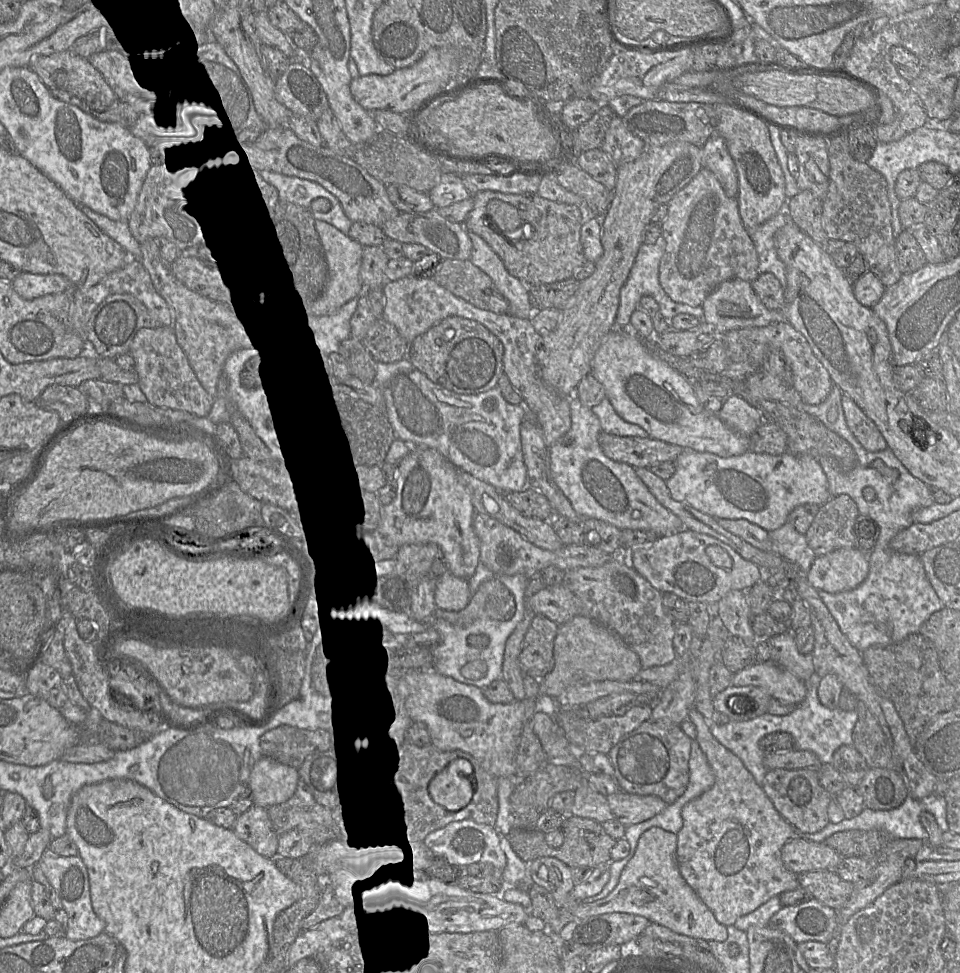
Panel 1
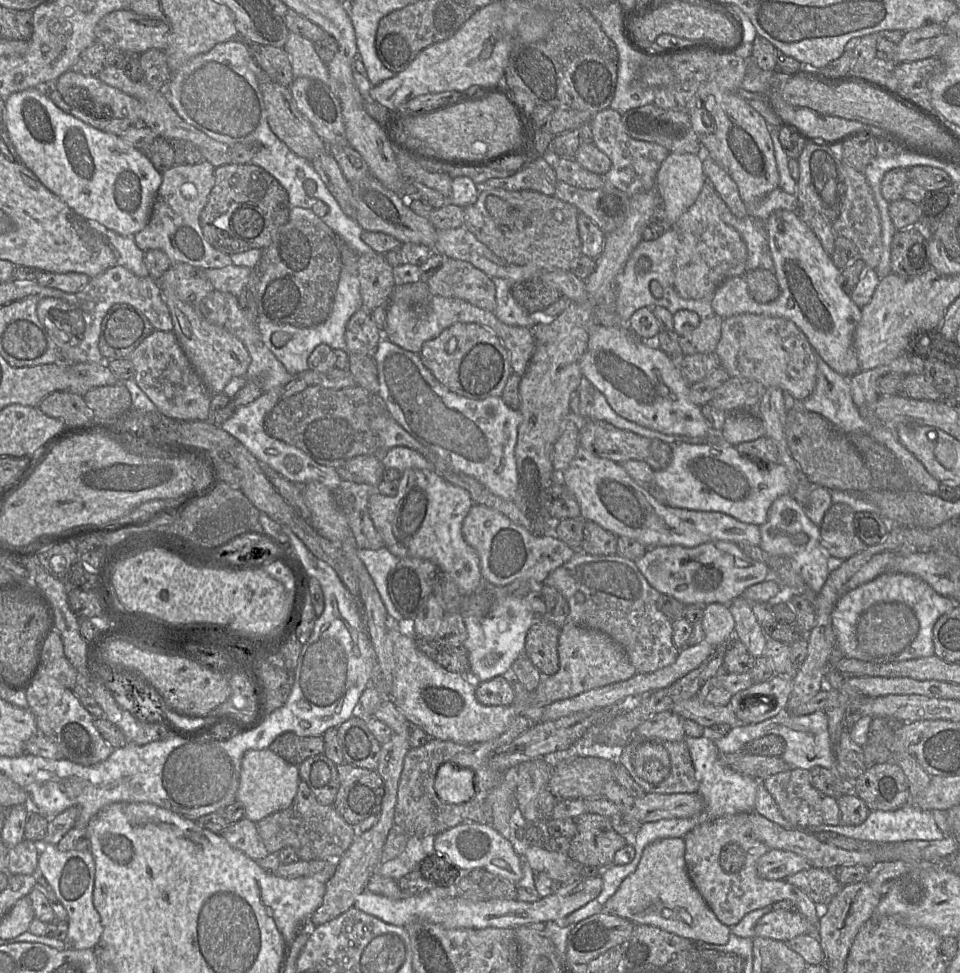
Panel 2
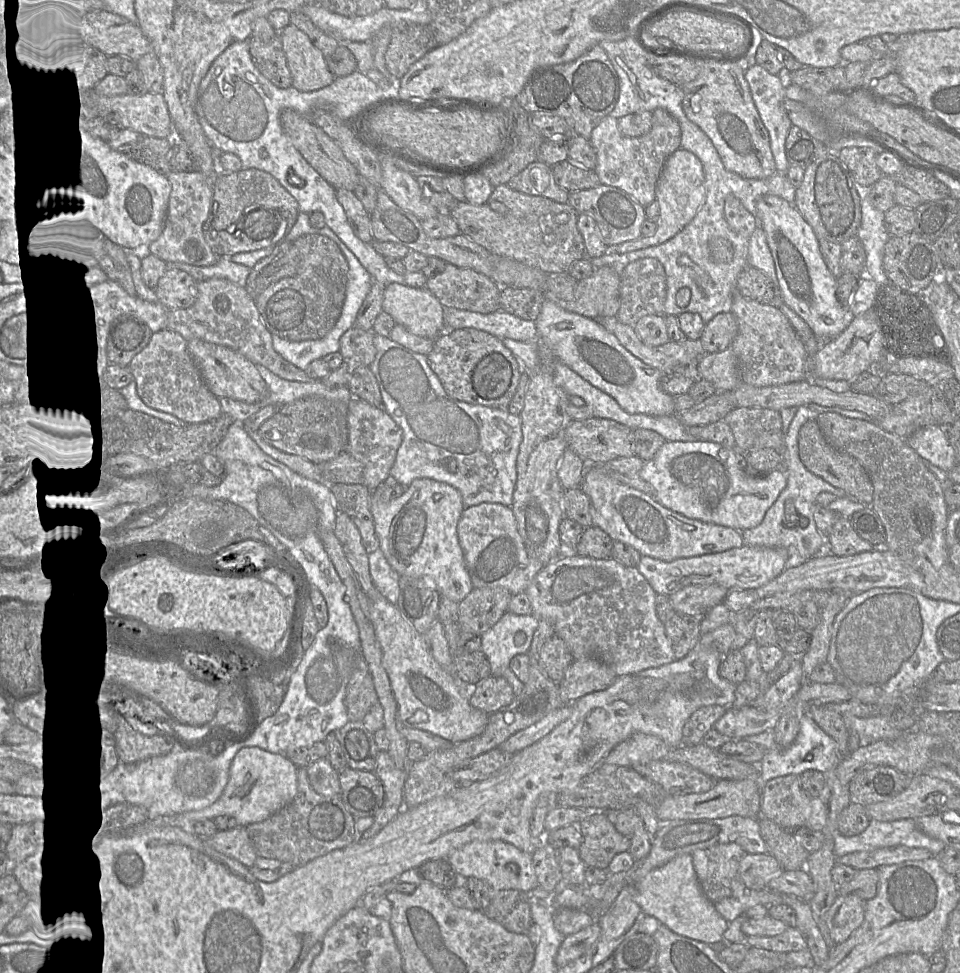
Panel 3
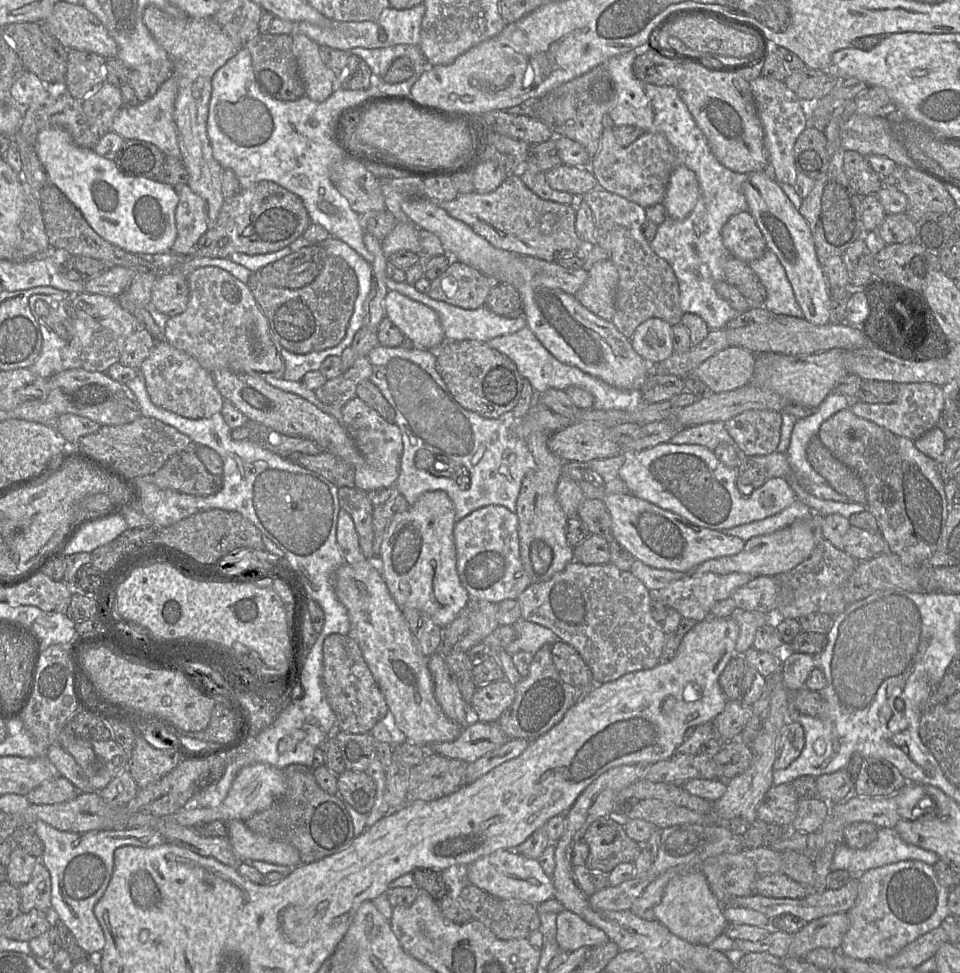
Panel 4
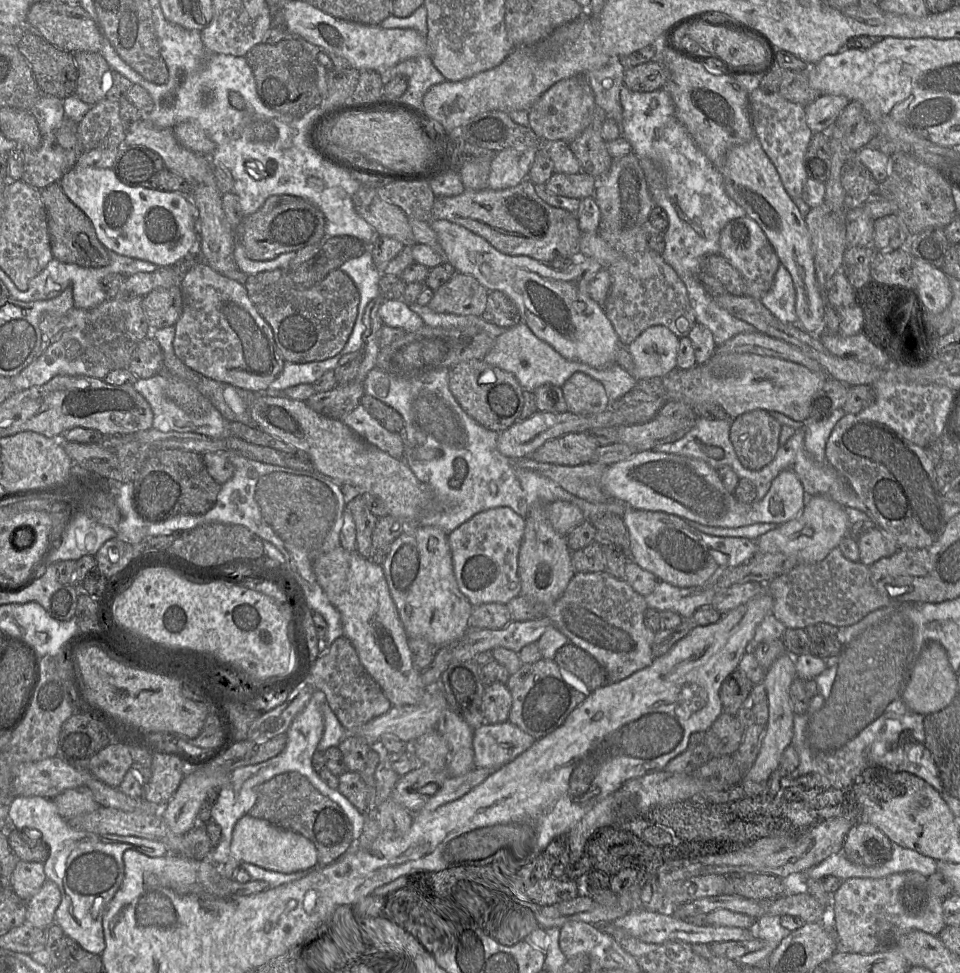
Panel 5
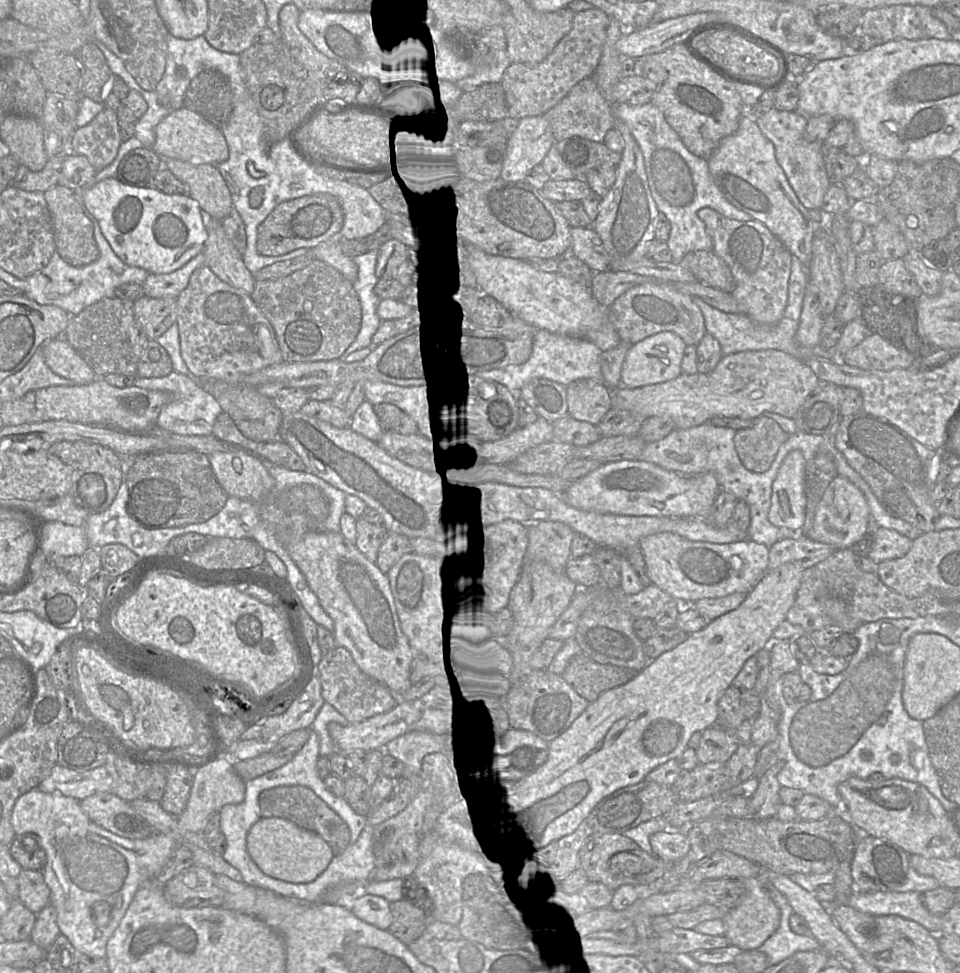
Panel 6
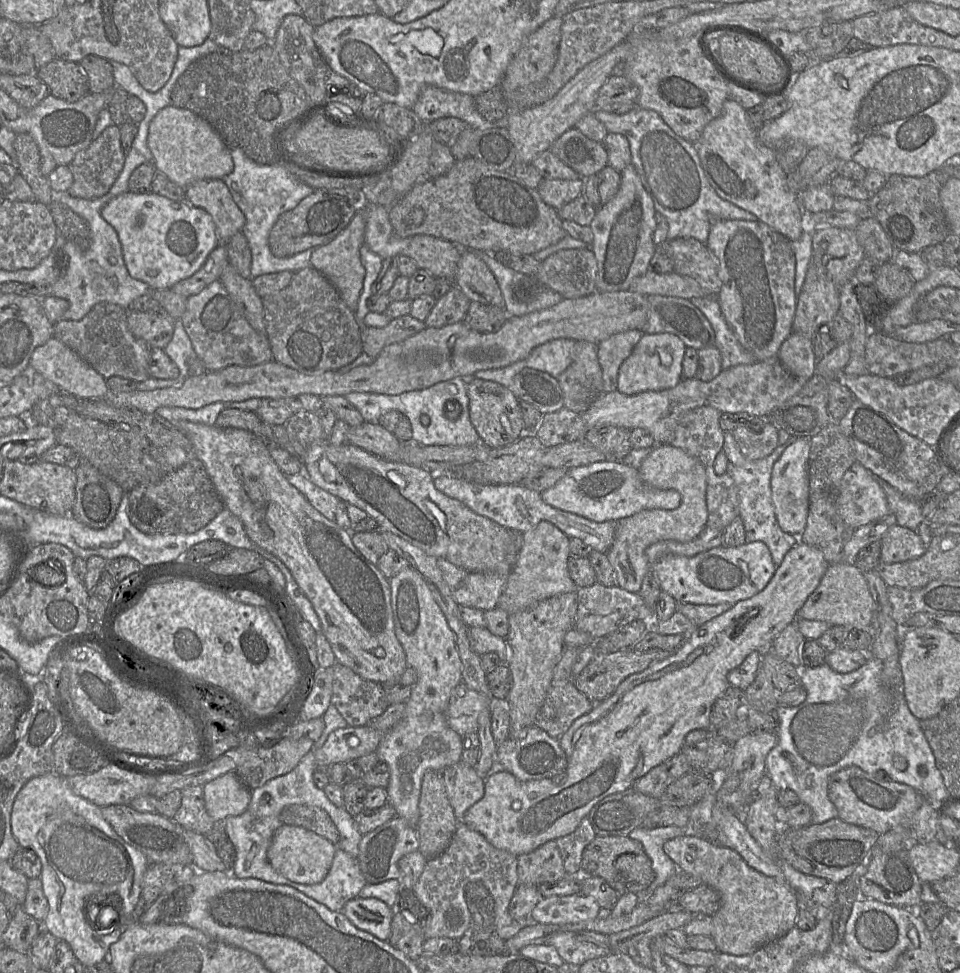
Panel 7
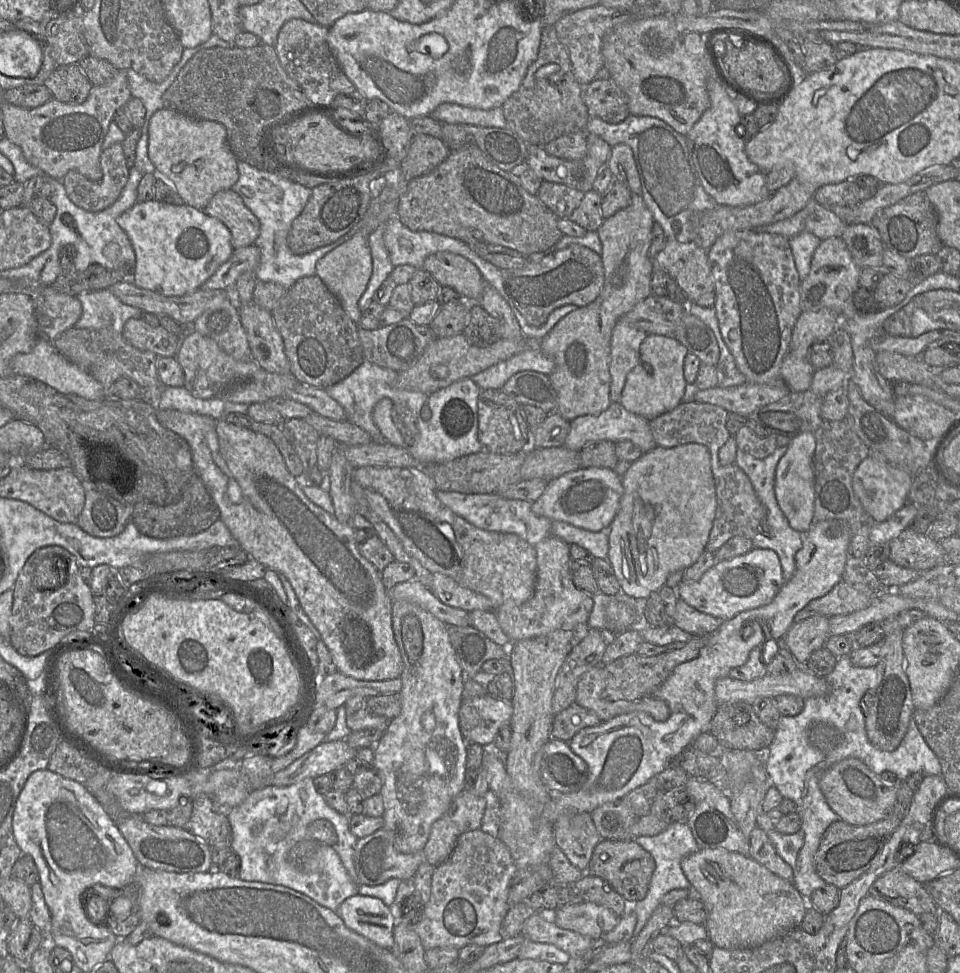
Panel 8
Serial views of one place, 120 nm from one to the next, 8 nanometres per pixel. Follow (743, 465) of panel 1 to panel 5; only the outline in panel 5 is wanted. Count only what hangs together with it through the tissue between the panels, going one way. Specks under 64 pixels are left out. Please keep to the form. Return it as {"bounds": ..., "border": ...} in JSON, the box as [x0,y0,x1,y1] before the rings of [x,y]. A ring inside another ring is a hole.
{"bounds":[600,450,810,528],"border":[[[655,450],[638,452],[628,459],[609,465],[600,479],[600,486],[609,499],[625,503],[631,508],[661,511],[705,526],[725,528],[735,528],[753,523],[784,524],[800,514],[810,497],[806,495],[798,476],[791,470],[784,470],[773,479],[763,499],[749,504],[742,503],[736,499],[733,493],[726,490],[718,471],[703,460]]]}

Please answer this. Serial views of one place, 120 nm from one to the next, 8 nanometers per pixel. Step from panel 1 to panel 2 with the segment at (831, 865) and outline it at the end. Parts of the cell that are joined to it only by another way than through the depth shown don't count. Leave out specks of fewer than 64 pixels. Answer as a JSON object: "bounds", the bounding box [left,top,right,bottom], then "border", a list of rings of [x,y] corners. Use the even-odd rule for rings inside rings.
{"bounds":[757,849,810,880],"border":[[[778,849],[769,850],[757,862],[758,875],[767,880],[785,880],[808,868],[810,865],[802,856]]]}

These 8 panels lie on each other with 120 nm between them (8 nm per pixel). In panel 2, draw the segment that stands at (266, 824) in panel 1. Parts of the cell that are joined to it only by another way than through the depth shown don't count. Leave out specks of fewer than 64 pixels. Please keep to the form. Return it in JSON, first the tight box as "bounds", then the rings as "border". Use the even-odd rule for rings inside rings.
{"bounds":[220,817,269,861],"border":[[[245,817],[229,824],[220,835],[231,847],[255,861],[262,860],[269,854],[258,835],[256,823]]]}

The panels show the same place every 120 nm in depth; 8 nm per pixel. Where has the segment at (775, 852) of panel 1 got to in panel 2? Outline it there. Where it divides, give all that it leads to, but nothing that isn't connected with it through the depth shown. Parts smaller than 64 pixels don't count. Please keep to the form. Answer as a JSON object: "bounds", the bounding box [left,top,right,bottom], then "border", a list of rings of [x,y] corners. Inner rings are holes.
{"bounds":[684,813,821,935],"border":[[[749,813],[715,818],[697,825],[684,836],[685,863],[691,881],[718,920],[728,927],[738,924],[752,911],[772,906],[782,900],[790,900],[816,935],[821,908],[801,889],[786,880],[767,880],[758,875],[757,862],[769,848],[751,836]]]}

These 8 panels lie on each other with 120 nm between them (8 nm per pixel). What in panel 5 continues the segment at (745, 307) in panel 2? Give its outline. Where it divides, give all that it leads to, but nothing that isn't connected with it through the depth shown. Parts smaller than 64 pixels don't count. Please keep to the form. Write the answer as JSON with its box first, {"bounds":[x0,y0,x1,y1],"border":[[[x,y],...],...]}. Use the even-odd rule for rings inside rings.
{"bounds":[719,136,826,335],"border":[[[754,136],[747,143],[732,147],[726,154],[723,167],[719,170],[728,196],[761,227],[780,264],[791,274],[796,291],[797,324],[810,335],[821,335],[824,333],[826,302],[816,279],[810,234],[804,217],[786,192],[774,164],[763,150],[759,139]]]}

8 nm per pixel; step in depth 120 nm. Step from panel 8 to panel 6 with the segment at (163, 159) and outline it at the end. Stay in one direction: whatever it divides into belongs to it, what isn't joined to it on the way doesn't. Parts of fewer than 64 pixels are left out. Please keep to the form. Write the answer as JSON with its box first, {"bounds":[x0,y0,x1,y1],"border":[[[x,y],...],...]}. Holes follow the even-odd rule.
{"bounds":[153,107,229,165],"border":[[[185,107],[164,117],[155,128],[153,151],[160,158],[199,161],[217,165],[229,157],[229,149],[221,130],[202,115]]]}

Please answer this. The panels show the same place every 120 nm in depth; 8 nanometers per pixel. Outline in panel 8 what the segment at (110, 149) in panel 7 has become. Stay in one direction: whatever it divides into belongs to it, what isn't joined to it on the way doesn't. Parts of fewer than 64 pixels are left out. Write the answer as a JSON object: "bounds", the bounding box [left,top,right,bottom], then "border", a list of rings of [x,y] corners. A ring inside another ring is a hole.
{"bounds":[62,143,129,212],"border":[[[121,143],[102,150],[100,166],[102,178],[99,181],[91,181],[75,170],[62,179],[69,199],[88,212],[99,212],[112,206],[128,181],[129,168]]]}

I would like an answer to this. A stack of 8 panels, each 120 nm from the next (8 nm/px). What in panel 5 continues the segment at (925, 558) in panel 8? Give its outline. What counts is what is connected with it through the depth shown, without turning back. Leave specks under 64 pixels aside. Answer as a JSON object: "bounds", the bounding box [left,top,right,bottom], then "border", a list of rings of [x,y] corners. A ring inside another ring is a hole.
{"bounds":[857,527,899,566],"border":[[[879,527],[872,528],[857,541],[860,562],[870,566],[881,558],[895,554],[899,547],[894,538]]]}

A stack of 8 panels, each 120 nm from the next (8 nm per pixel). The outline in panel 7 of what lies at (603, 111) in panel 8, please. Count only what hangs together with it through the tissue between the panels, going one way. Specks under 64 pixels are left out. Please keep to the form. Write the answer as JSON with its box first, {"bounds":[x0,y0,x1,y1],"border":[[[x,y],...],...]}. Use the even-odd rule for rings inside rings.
{"bounds":[596,75,639,114],"border":[[[611,75],[599,89],[596,110],[625,114],[638,108],[639,89],[625,76]]]}

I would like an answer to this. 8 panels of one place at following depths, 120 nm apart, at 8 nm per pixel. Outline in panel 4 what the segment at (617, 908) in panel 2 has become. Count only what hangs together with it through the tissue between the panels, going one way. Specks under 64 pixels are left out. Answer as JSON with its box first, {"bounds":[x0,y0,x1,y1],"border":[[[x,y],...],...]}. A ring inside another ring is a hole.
{"bounds":[654,868,728,946],"border":[[[698,868],[673,877],[663,898],[654,908],[655,919],[674,935],[694,944],[708,946],[728,925],[723,905],[712,893],[705,875]]]}

